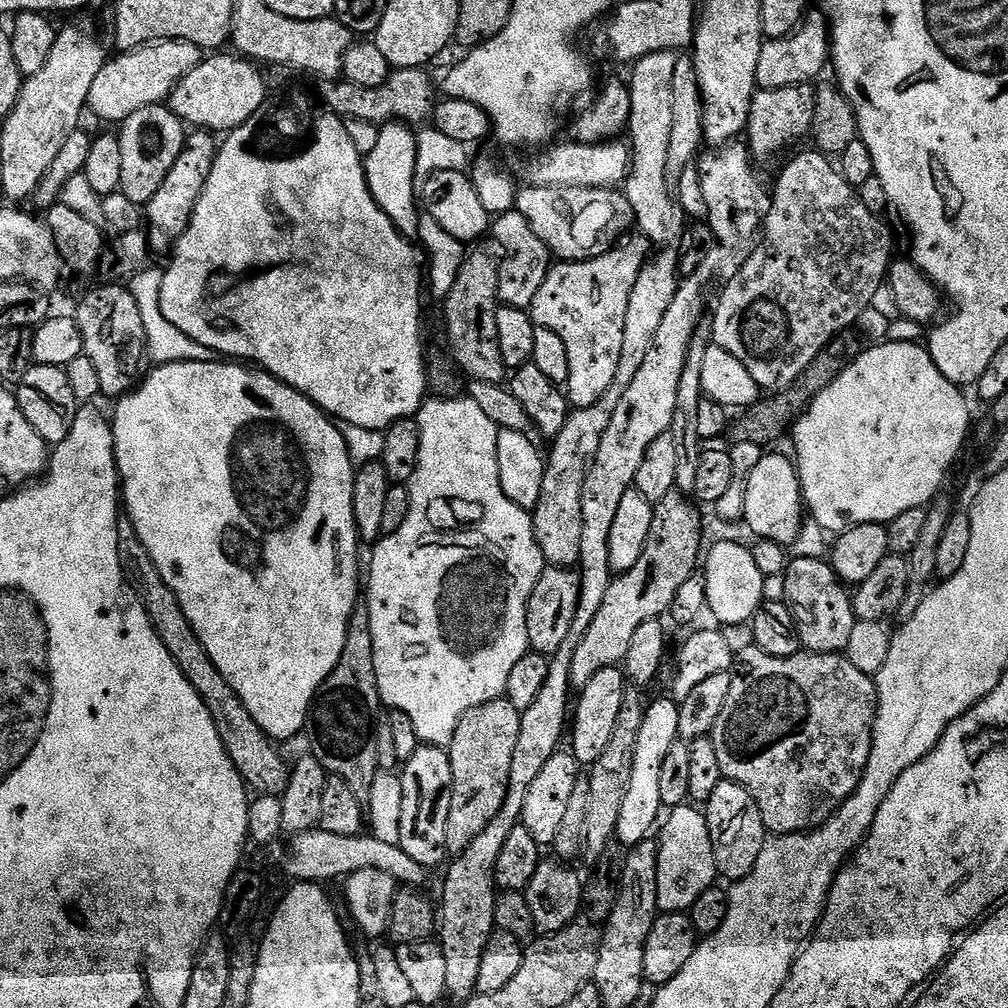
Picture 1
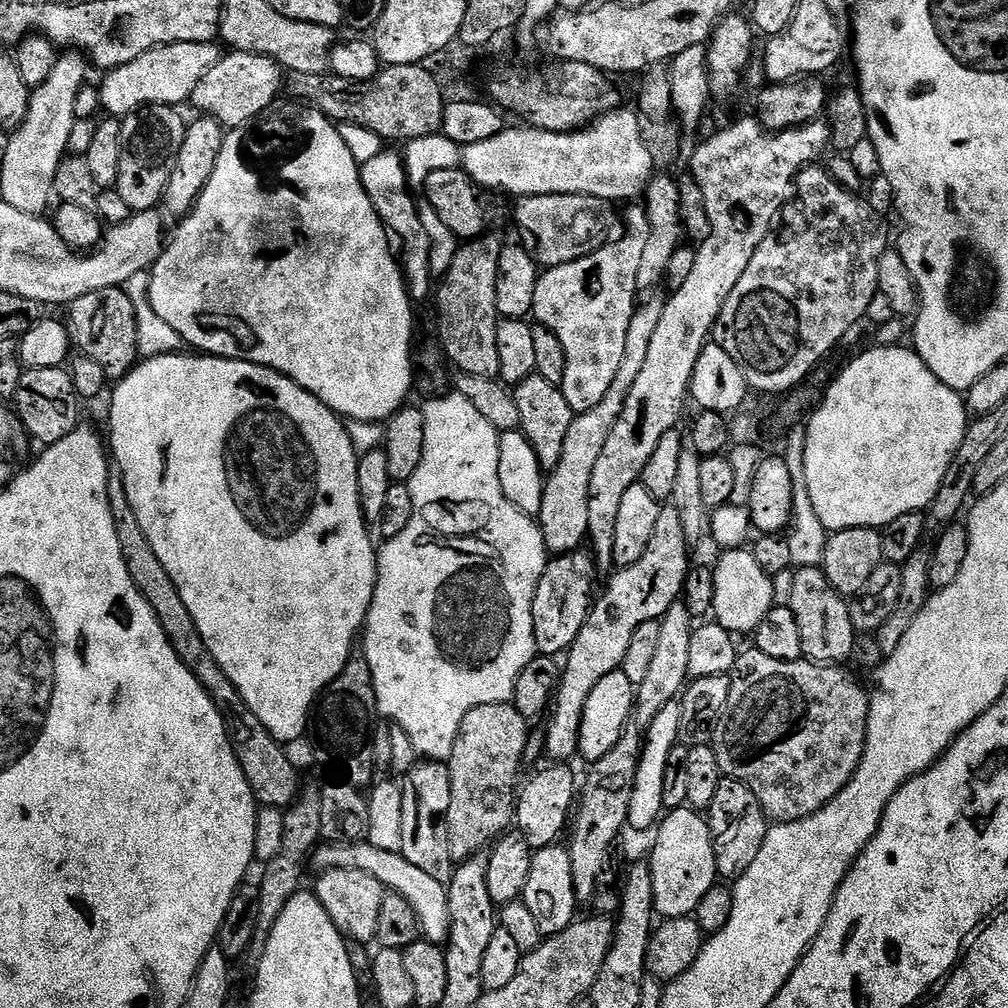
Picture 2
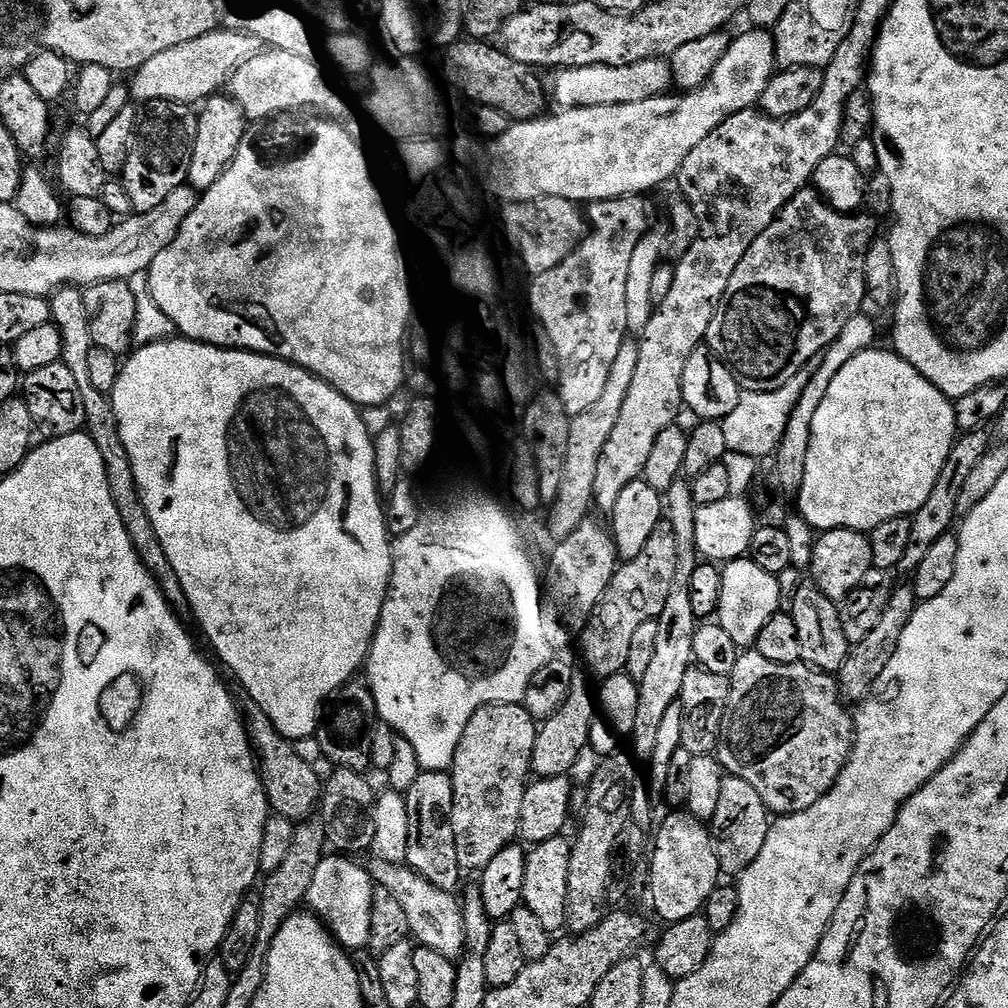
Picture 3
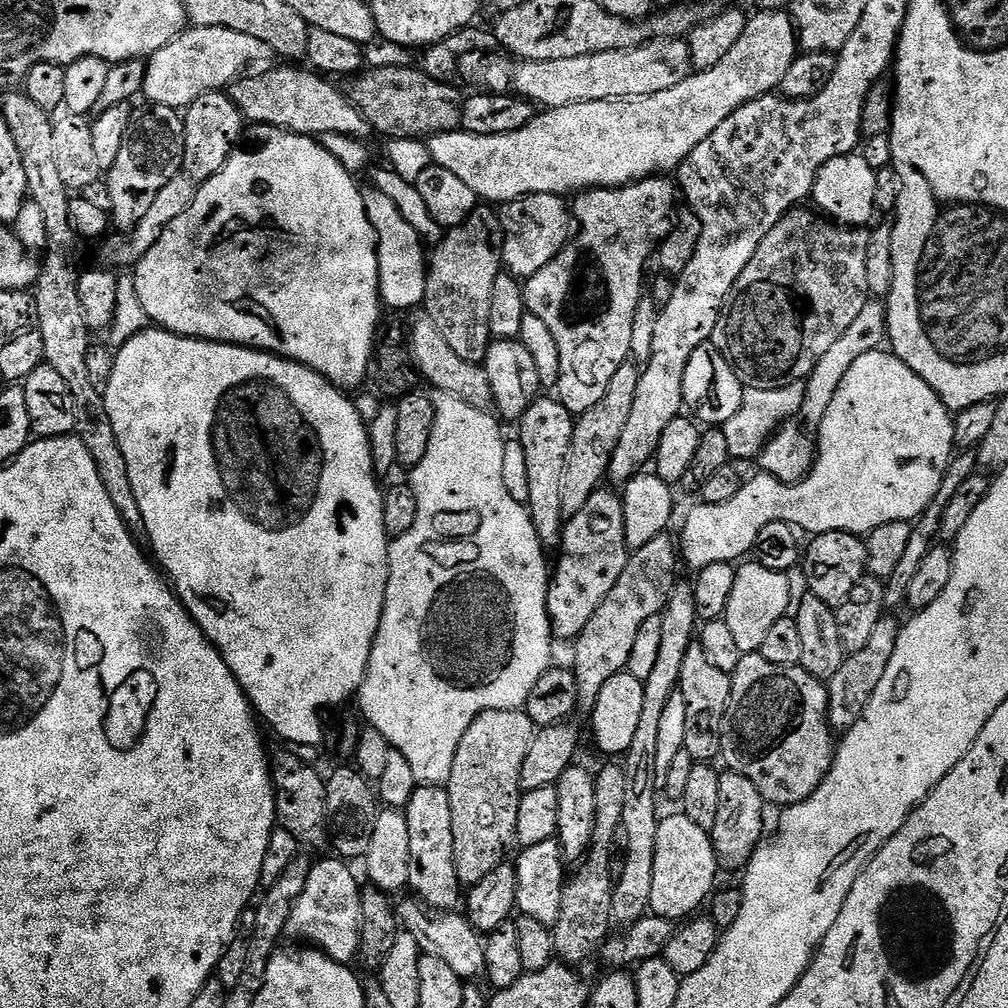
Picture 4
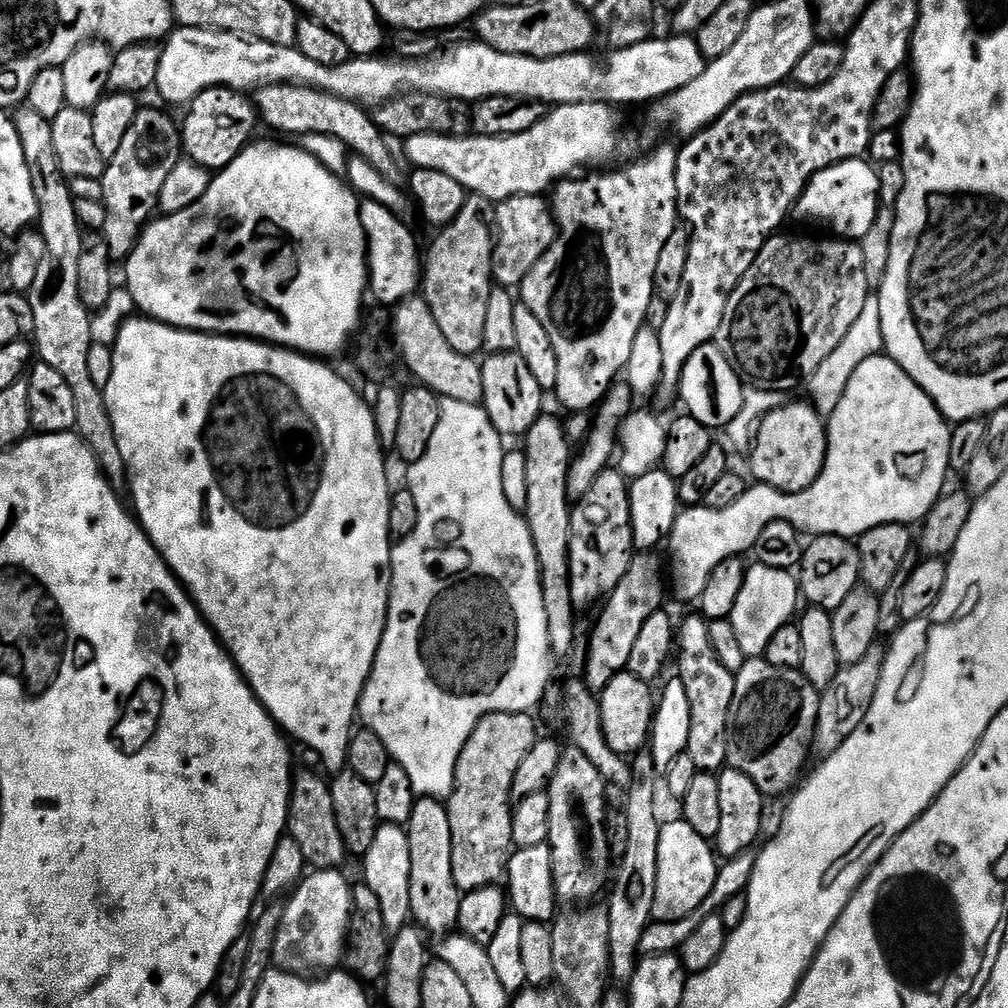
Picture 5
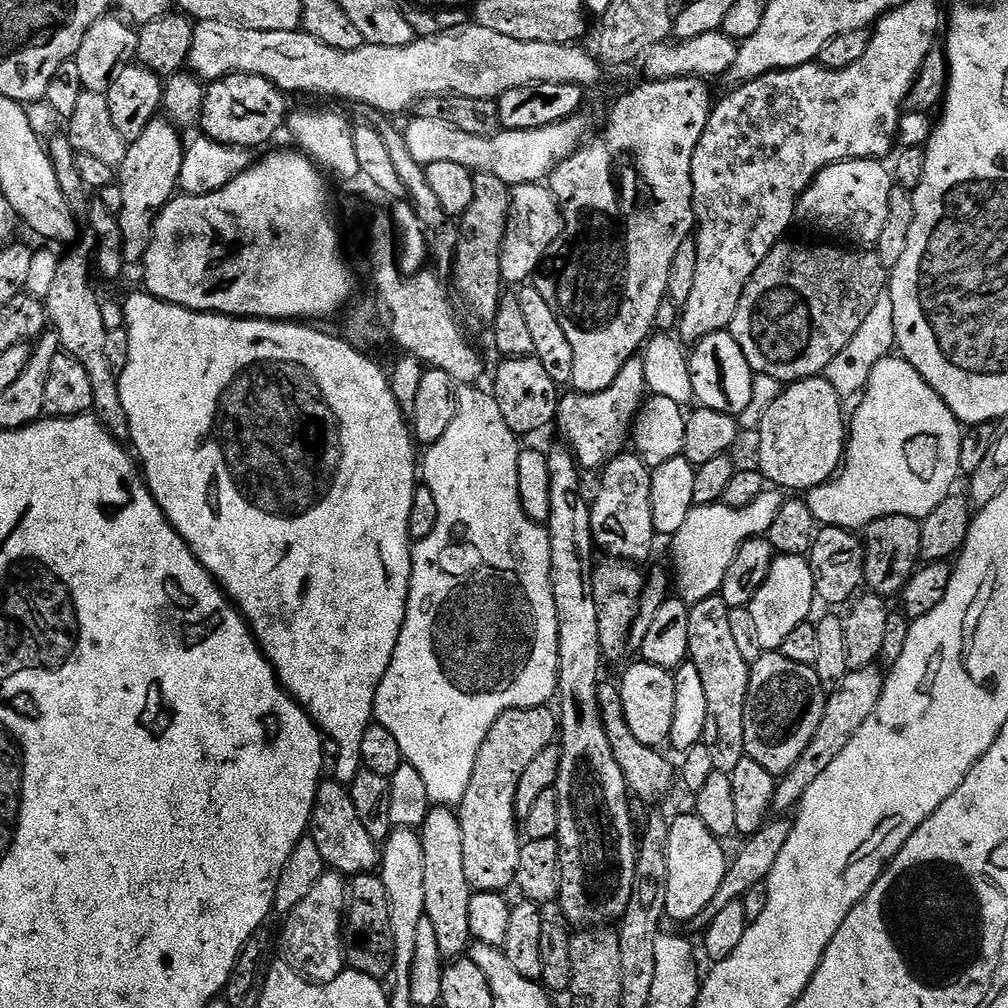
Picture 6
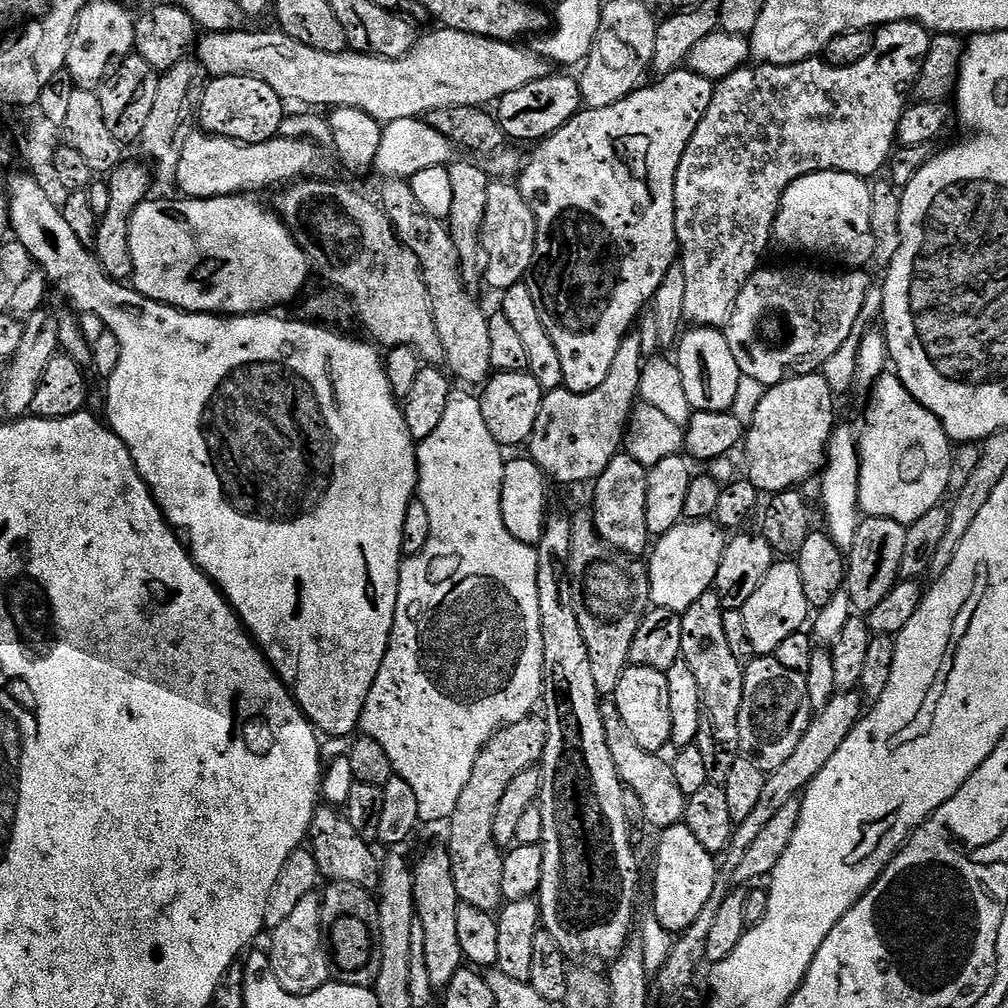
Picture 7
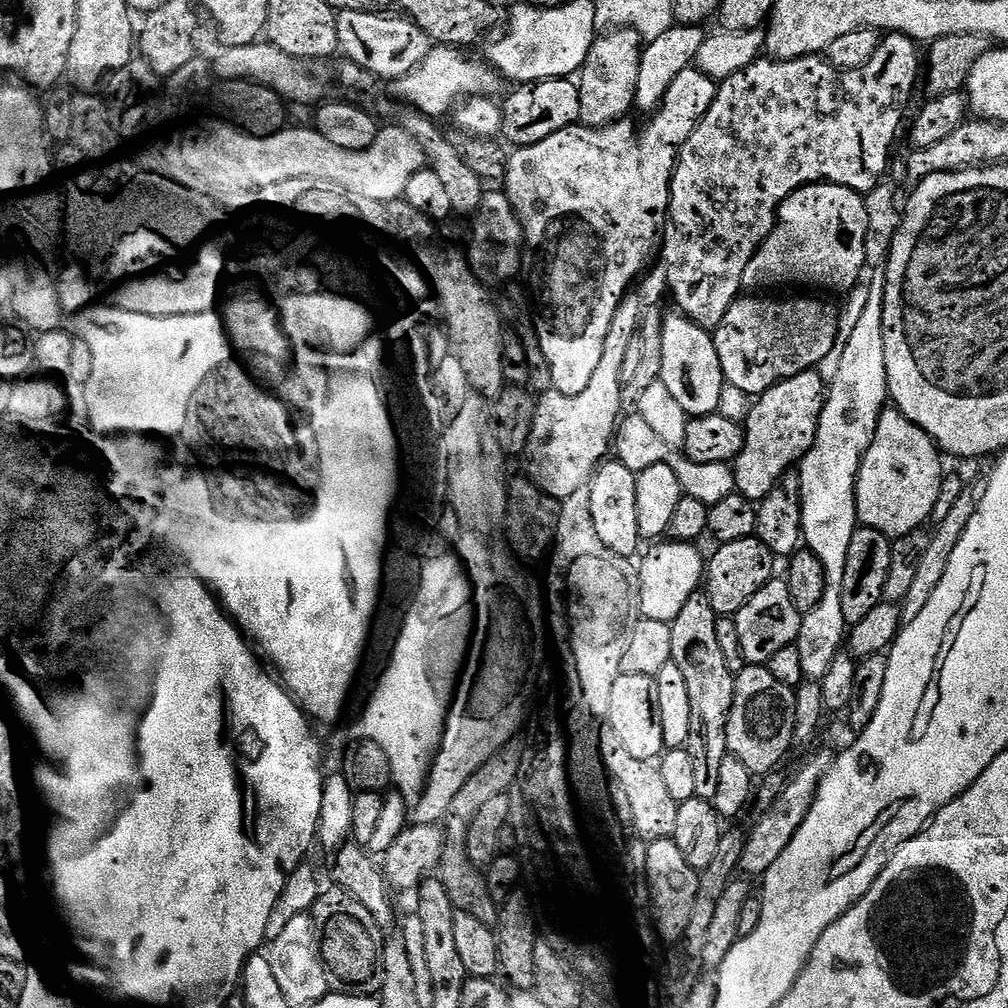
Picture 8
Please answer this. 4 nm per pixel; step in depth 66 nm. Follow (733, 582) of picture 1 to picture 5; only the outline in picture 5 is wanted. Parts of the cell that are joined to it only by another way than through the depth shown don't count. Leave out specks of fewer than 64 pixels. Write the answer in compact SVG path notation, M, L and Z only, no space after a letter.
M759 562L753 565L745 571L742 590L738 602L734 602L730 619L745 657L760 658L766 646L770 646L770 638L774 638L782 626L793 623L796 607L802 604L802 593L797 577L789 569L771 568Z

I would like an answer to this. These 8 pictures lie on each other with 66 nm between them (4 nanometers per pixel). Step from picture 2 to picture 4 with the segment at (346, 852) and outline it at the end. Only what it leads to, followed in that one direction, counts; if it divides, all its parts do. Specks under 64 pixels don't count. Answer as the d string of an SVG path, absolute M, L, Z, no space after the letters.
M411 899L404 905L402 903L399 905L398 915L401 925L410 934L414 934L414 938L418 938L421 953L442 958L442 962L447 962L454 969L454 974L458 974L465 982L475 981L472 980L475 976L483 977L487 969L485 941L481 933L477 932L475 926L468 921L467 915L456 910L442 912L438 908L429 908L419 899Z

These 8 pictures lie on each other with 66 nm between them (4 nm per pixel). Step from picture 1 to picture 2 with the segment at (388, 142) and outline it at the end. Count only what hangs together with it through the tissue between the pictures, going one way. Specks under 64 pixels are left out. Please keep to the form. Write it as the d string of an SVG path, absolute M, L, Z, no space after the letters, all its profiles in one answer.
M387 150L373 154L370 162L360 165L360 177L378 218L388 231L404 274L404 283L408 285L408 295L416 302L427 296L429 299L434 288L434 277L430 270L430 238L426 230L422 230L422 222L418 222L416 200L408 186L408 170L404 166L403 155L399 151Z

